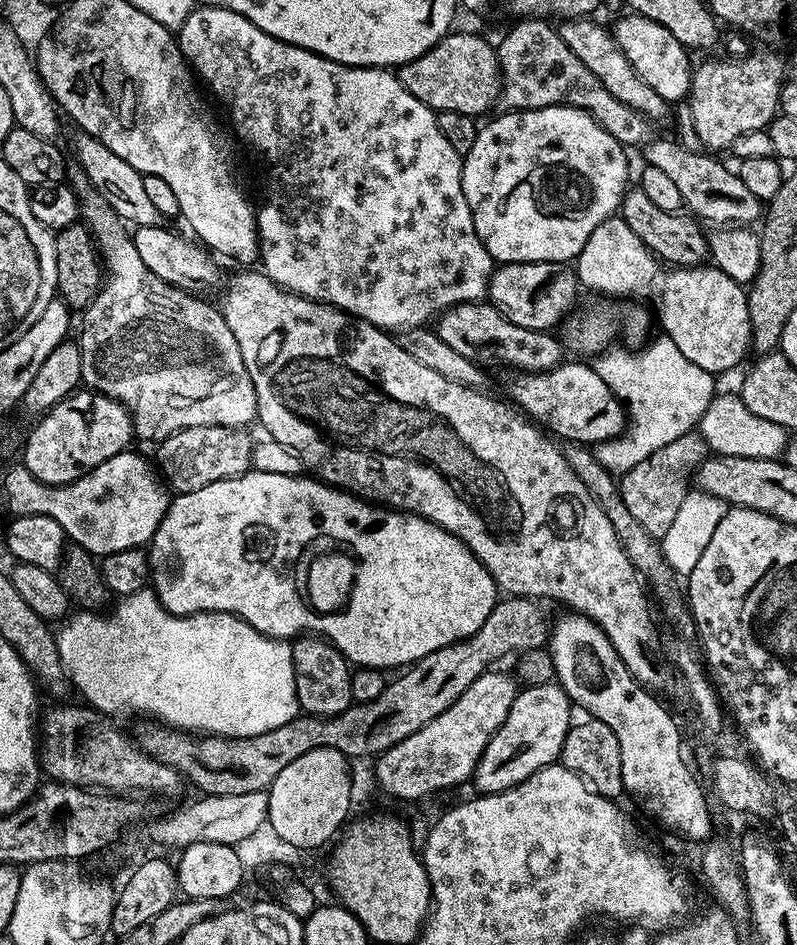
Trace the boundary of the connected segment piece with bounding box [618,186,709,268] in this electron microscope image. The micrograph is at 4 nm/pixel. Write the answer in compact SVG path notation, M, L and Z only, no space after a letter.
M639 186L629 187L624 193L618 214L638 234L638 238L650 249L653 256L659 258L665 265L678 268L699 268L709 259L708 237L705 229L696 228L697 221L691 215L680 212L667 212L659 206L654 206L646 194L642 194Z

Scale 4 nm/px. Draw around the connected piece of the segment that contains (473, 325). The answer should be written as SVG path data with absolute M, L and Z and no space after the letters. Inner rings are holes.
M487 302L475 304L457 303L441 312L435 321L434 330L442 342L452 347L458 354L470 358L475 364L501 364L516 372L545 372L561 363L560 344L552 337L551 331L539 332L526 326L514 326L494 305Z

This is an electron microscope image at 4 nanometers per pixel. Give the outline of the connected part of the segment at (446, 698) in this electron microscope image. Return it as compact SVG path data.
M508 596L490 610L490 618L482 622L480 630L464 640L426 654L407 670L401 671L396 681L385 683L382 694L374 702L353 703L338 716L325 718L297 714L286 726L278 726L266 734L255 733L250 738L232 740L227 734L210 736L181 732L159 722L144 722L138 735L140 749L158 762L176 769L185 781L205 796L218 794L254 794L270 788L278 774L290 762L319 747L332 747L347 758L354 756L381 756L390 746L398 746L402 738L410 738L414 730L422 730L426 722L438 718L442 710L454 706L470 682L489 671L503 656L511 652L525 654L544 648L550 635L550 616L539 608L535 599Z

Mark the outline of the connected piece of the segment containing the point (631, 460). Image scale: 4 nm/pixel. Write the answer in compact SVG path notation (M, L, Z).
M663 334L659 335L654 342L649 341L641 350L632 351L624 346L616 347L609 346L595 355L591 365L595 373L622 403L627 418L626 434L595 445L593 454L608 472L623 474L633 470L634 466L640 464L642 460L646 460L656 450L660 450L662 446L693 431L699 425L700 417L706 412L711 400L716 395L716 388L714 388L716 378L713 373L702 370L700 366L690 362L678 350L678 346L674 346L673 340Z

